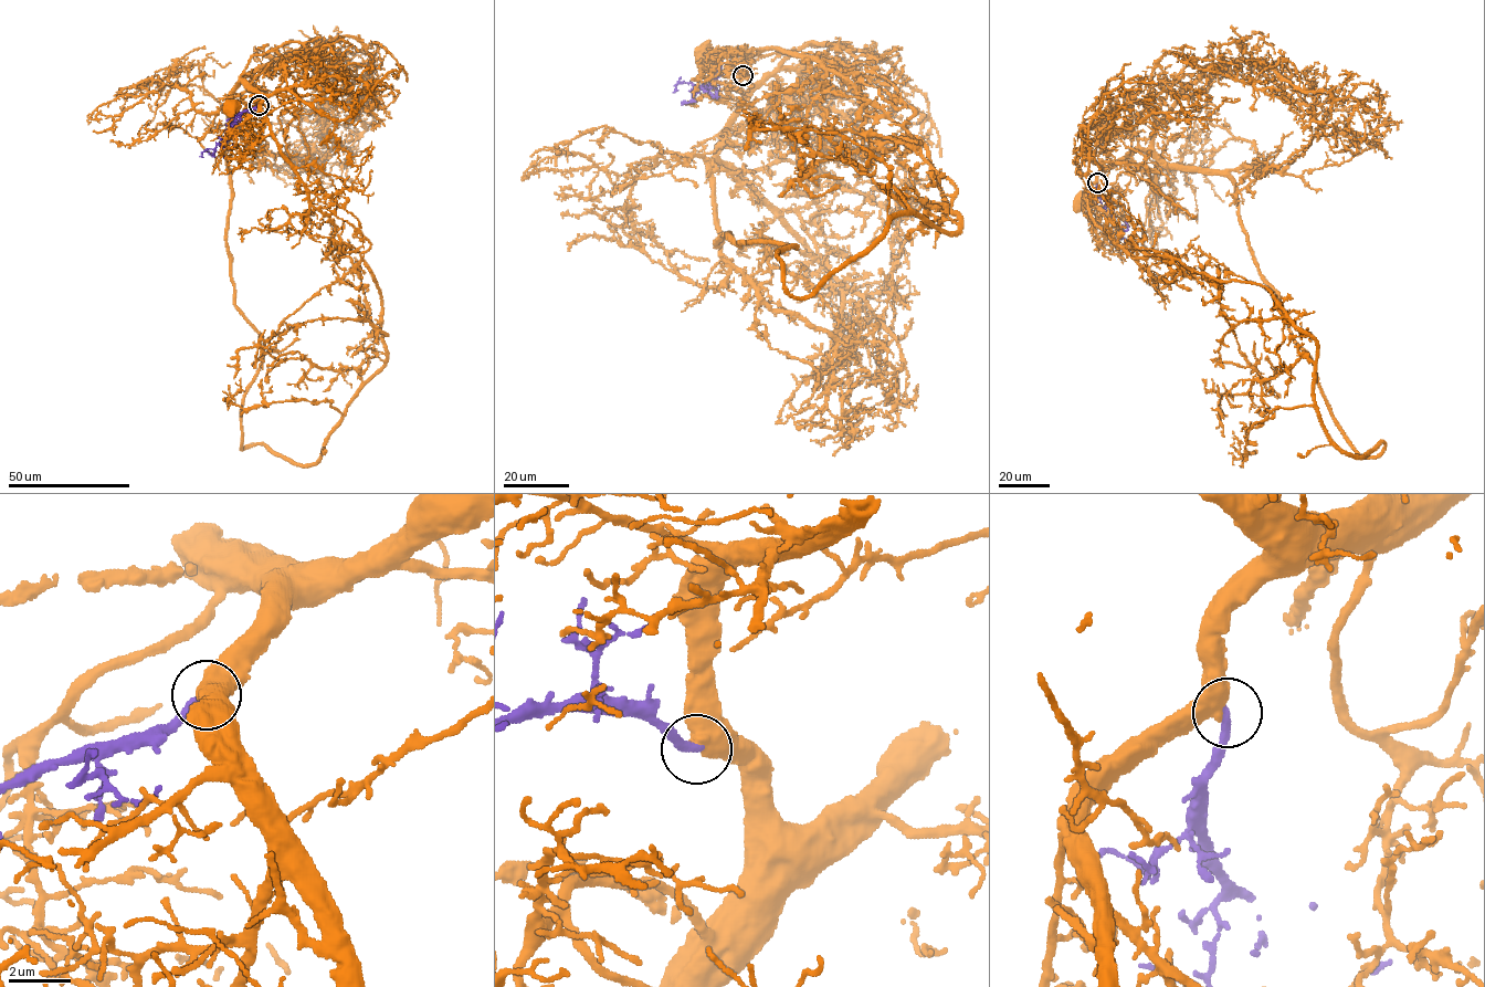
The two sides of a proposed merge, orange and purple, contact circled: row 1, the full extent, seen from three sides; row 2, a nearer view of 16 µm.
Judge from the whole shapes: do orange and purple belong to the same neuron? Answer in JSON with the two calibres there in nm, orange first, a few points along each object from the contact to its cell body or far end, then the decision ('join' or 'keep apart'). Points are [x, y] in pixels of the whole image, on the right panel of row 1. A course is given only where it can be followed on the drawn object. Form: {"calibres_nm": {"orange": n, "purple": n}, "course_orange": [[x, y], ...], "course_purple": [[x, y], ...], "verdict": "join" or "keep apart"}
{"calibres_nm": {"orange": 750, "purple": 280}, "course_orange": [[1097, 182], [1097, 174], [1108, 167], [1103, 175], [1105, 187], [1085, 196], [1082, 201]], "course_purple": [[1097, 182], [1096, 195], [1109, 206], [1120, 232], [1116, 242], [1126, 249]], "verdict": "join"}

